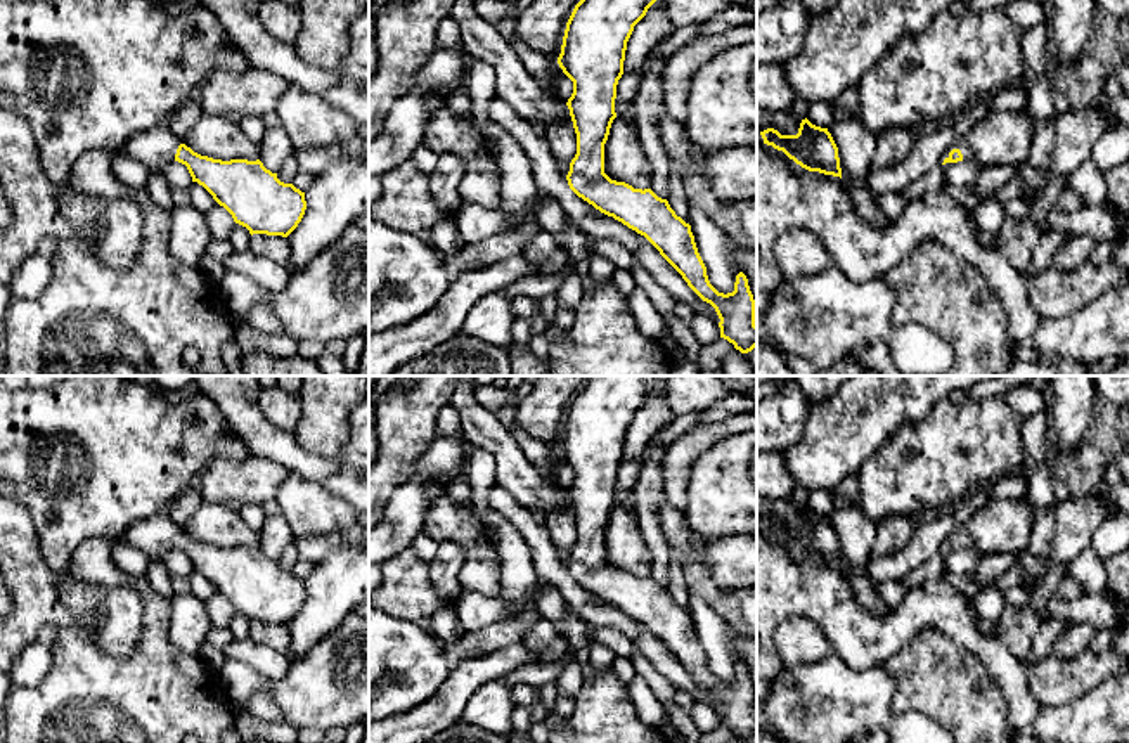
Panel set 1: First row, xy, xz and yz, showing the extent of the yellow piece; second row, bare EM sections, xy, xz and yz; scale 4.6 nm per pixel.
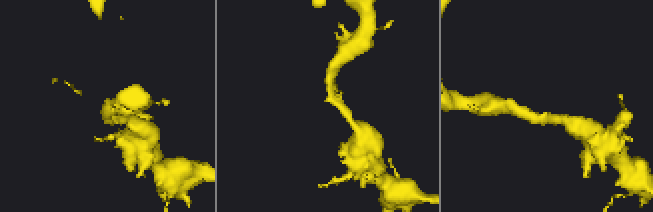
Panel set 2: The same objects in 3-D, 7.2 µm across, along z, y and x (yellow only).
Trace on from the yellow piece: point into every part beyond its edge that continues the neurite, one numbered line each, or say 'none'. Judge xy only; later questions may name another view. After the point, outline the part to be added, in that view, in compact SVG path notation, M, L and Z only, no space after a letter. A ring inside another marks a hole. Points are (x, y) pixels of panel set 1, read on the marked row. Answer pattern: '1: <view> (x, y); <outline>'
1: xy (156, 148); M161 123L151 130L137 133L121 151L128 158L140 161L151 171L175 161L180 139L170 130L168 123Z

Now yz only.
1: yz (961, 142); M966 135L959 137L952 145L951 145L951 151L952 149L959 149L961 154L963 154L963 161L970 161L973 159L973 151L971 151L971 145L968 144L966 140ZM949 151L949 152L951 152Z

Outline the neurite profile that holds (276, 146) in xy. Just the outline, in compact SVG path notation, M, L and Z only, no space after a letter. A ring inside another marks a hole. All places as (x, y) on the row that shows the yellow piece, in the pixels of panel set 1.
M282 126L268 128L258 147L260 161L272 173L277 173L282 163L294 154L293 142Z

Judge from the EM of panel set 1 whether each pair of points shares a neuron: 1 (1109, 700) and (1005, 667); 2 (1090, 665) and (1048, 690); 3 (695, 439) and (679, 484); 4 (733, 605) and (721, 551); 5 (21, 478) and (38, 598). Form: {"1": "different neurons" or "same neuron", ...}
{"1": "different neurons", "2": "same neuron", "3": "same neuron", "4": "different neurons", "5": "different neurons"}

